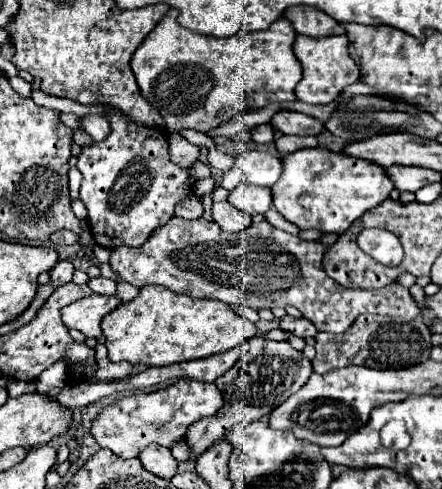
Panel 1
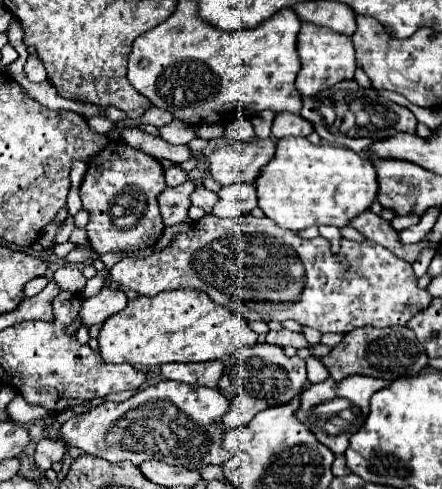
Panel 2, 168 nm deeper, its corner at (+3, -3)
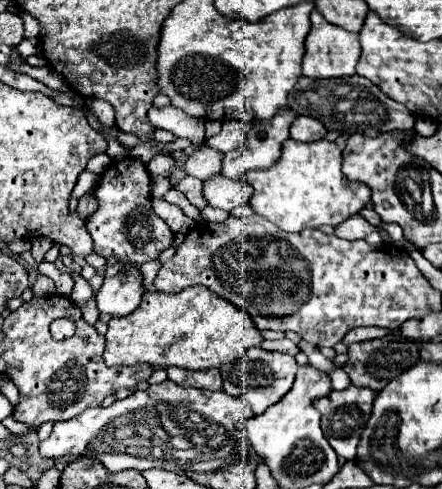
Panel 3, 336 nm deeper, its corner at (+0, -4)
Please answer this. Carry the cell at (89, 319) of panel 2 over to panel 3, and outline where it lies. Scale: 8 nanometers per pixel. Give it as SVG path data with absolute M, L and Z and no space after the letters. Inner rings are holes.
M123 265L117 275L105 277L97 291L97 307L101 313L111 313L113 317L129 315L139 307L143 293L143 275L139 267Z

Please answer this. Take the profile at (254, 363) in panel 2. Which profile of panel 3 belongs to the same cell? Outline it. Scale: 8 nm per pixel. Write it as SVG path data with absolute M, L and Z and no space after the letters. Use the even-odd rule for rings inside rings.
M253 347L243 357L235 359L231 363L225 363L219 371L223 377L225 393L241 395L251 405L253 413L261 415L267 407L275 405L291 389L297 369L299 369L299 365L297 365L295 357L285 355L285 353L271 353L261 347Z

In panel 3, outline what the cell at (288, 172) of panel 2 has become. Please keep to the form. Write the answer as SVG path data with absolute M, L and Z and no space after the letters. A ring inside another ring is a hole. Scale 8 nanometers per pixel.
M287 139L283 143L283 155L269 169L255 169L243 173L255 189L249 205L253 213L269 219L283 231L303 231L305 227L337 227L371 201L371 191L363 183L351 183L341 173L341 149L331 141L299 143Z

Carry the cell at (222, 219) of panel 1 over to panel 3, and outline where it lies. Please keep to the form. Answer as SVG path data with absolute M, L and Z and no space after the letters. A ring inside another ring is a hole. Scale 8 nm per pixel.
M185 175L177 185L175 185L175 189L177 191L181 191L189 201L191 201L191 205L195 205L195 207L199 207L199 209L203 209L207 203L205 203L205 199L203 199L203 181L201 179L195 179L195 177L189 177L189 175Z

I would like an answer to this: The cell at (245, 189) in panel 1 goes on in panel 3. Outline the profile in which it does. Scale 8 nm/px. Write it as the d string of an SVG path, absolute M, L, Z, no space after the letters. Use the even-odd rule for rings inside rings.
M213 175L203 181L203 197L209 207L233 211L235 207L247 203L253 195L253 187L243 179L229 179Z

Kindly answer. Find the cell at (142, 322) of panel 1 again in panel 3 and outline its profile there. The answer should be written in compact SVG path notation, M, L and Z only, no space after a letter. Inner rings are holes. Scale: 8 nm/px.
M195 285L187 287L179 293L161 293L161 291L147 291L143 295L143 301L139 309L125 317L113 317L109 321L107 329L107 345L105 345L105 363L107 365L137 365L137 363L149 363L153 367L167 369L171 365L183 367L183 369L209 369L209 367L221 367L223 363L239 359L247 349L261 345L263 337L261 331L255 329L255 323L251 321L251 315L243 309L239 309L235 303L219 297L207 287Z

